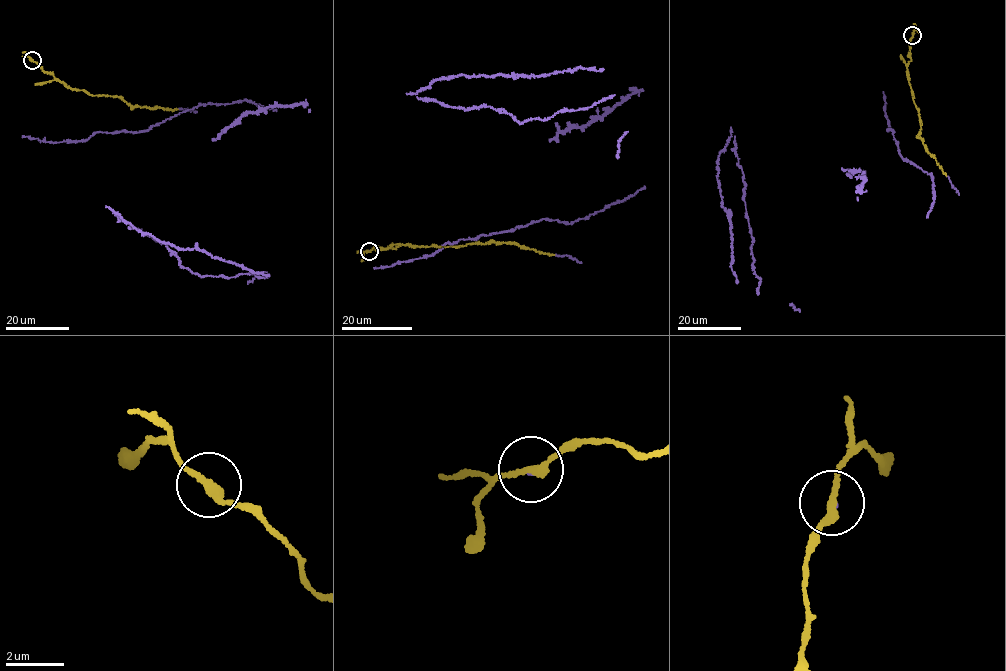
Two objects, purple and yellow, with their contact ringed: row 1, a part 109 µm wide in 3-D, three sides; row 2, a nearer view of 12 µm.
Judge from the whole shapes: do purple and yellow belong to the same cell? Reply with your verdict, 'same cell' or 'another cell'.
same cell

